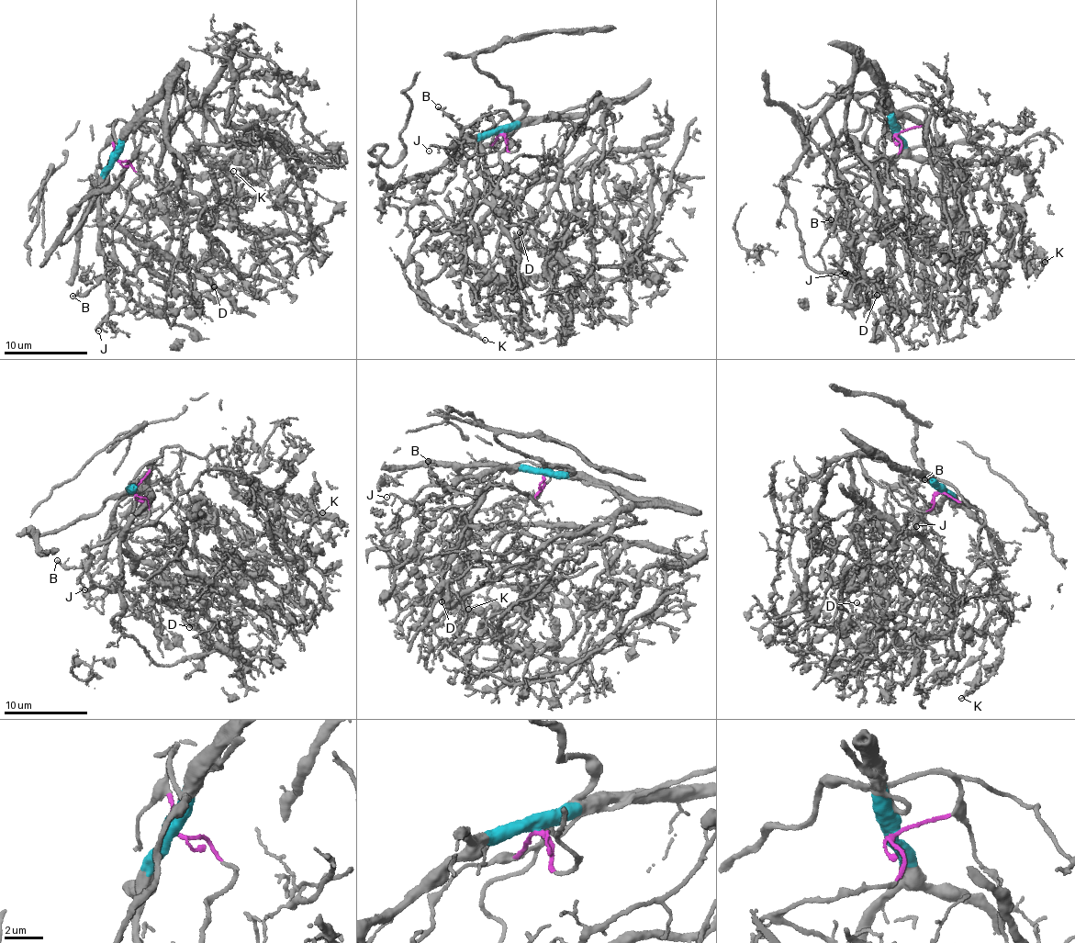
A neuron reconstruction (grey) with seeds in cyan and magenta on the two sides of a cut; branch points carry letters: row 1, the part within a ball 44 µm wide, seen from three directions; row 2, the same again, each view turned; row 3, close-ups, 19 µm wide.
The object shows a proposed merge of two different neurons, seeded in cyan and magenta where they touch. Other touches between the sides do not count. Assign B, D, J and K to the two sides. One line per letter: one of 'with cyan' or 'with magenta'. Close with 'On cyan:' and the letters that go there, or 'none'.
B: with cyan
D: with cyan
J: with cyan
K: with magenta
On cyan: B, D, J

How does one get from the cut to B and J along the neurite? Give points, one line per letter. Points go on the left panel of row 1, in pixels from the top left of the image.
B: (117, 160), (103, 179), (99, 207), (99, 243), (106, 275), (85, 293), (72, 296)
J: (117, 160), (103, 179), (99, 245), (109, 275), (106, 284), (109, 317), (98, 325), (99, 331)

